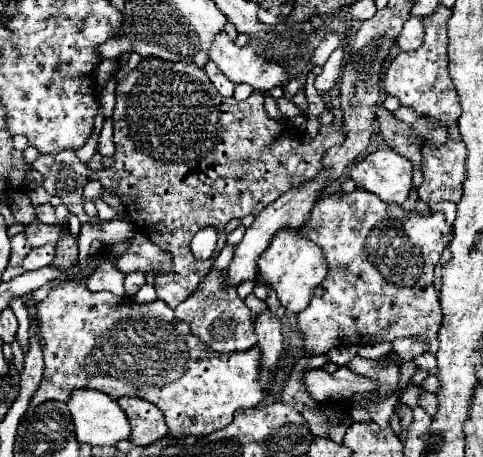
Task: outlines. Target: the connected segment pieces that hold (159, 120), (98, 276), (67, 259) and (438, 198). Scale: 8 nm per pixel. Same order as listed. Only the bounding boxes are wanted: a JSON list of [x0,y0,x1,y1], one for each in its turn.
[[90,58,344,308],[86,262,124,296],[54,232,78,268],[418,140,466,202]]

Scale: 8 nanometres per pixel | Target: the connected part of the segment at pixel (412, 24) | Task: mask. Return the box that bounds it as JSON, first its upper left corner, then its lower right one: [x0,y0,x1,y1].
[396,18,422,50]

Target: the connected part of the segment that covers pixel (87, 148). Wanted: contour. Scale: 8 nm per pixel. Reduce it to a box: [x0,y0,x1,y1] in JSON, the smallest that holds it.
[76,130,98,164]

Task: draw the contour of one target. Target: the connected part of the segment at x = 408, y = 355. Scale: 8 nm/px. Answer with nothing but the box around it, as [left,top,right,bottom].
[392,338,424,362]

